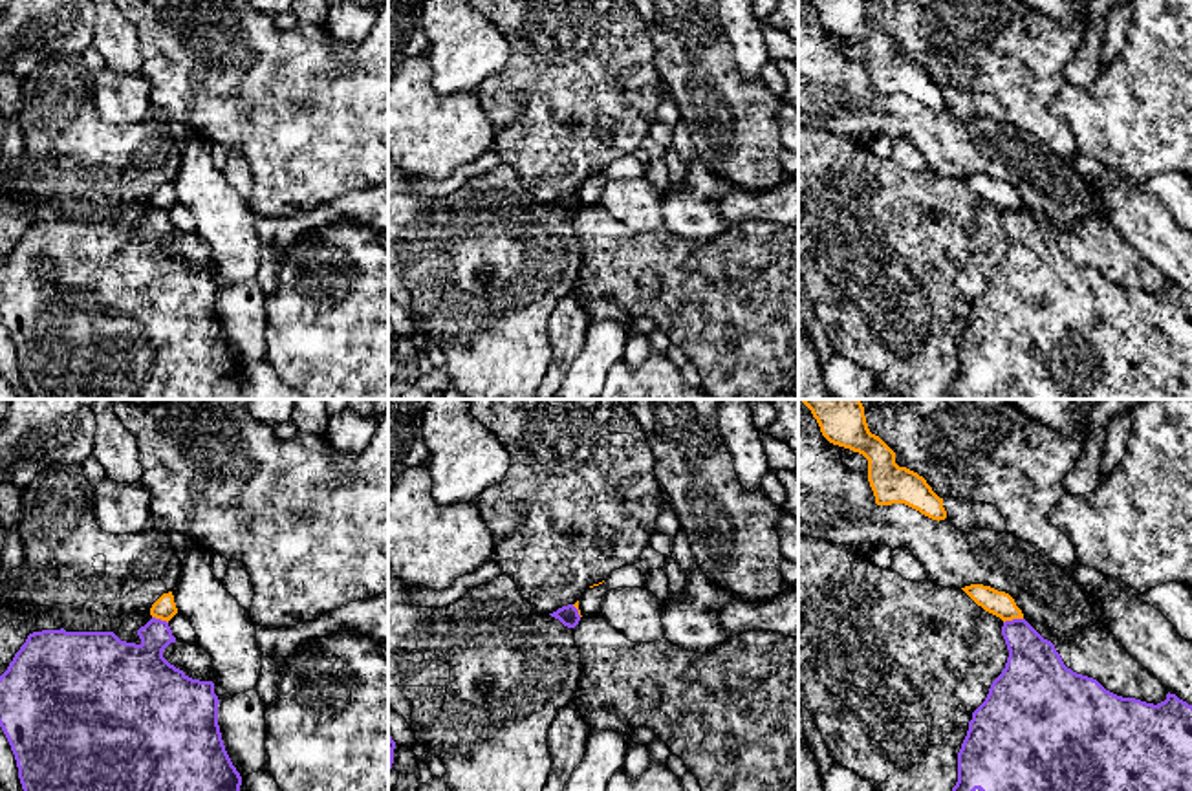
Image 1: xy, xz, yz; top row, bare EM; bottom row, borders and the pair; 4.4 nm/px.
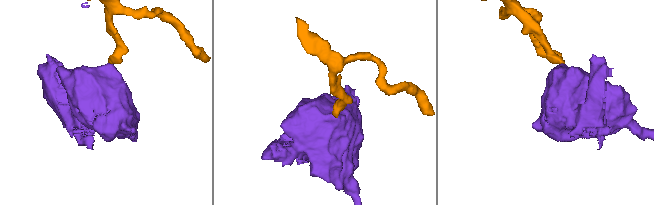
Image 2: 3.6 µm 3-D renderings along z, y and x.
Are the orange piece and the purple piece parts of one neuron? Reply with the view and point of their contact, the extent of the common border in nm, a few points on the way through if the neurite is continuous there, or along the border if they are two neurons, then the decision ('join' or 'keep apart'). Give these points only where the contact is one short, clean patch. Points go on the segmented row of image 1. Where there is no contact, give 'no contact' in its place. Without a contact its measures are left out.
yz (1013, 617) | 90 nm | along yz (1022, 617), (1004, 623) | keep apart

